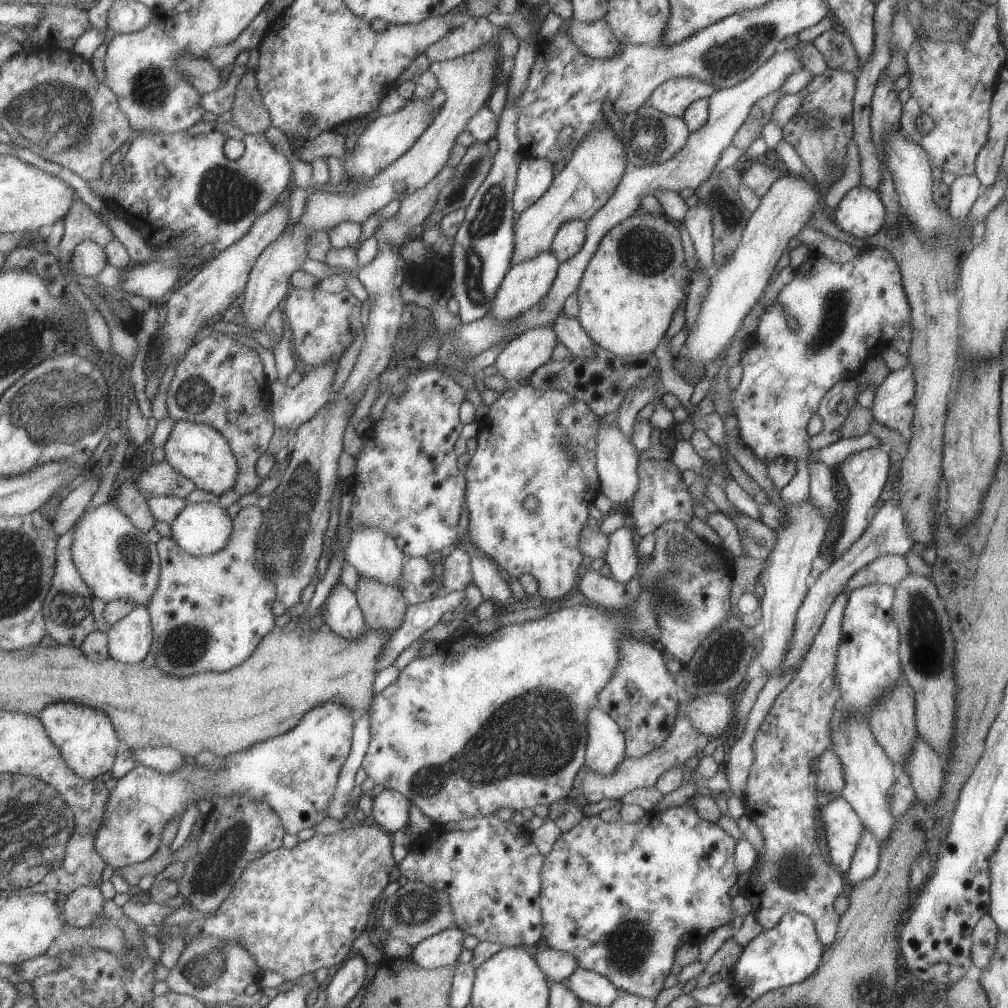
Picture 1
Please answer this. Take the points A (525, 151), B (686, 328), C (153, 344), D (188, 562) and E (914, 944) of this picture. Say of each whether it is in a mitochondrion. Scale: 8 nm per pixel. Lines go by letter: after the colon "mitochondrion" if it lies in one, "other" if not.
A: other
B: other
C: other
D: other
E: other

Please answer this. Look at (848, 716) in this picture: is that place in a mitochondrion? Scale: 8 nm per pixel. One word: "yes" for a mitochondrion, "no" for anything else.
no

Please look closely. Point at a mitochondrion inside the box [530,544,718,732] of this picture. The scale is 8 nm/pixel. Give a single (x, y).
(678, 609)

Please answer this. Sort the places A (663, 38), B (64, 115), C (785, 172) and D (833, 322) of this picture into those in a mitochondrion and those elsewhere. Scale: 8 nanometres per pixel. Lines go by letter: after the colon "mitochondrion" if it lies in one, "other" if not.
A: other
B: mitochondrion
C: other
D: mitochondrion

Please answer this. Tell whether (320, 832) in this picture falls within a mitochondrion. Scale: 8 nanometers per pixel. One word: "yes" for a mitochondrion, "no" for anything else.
no

